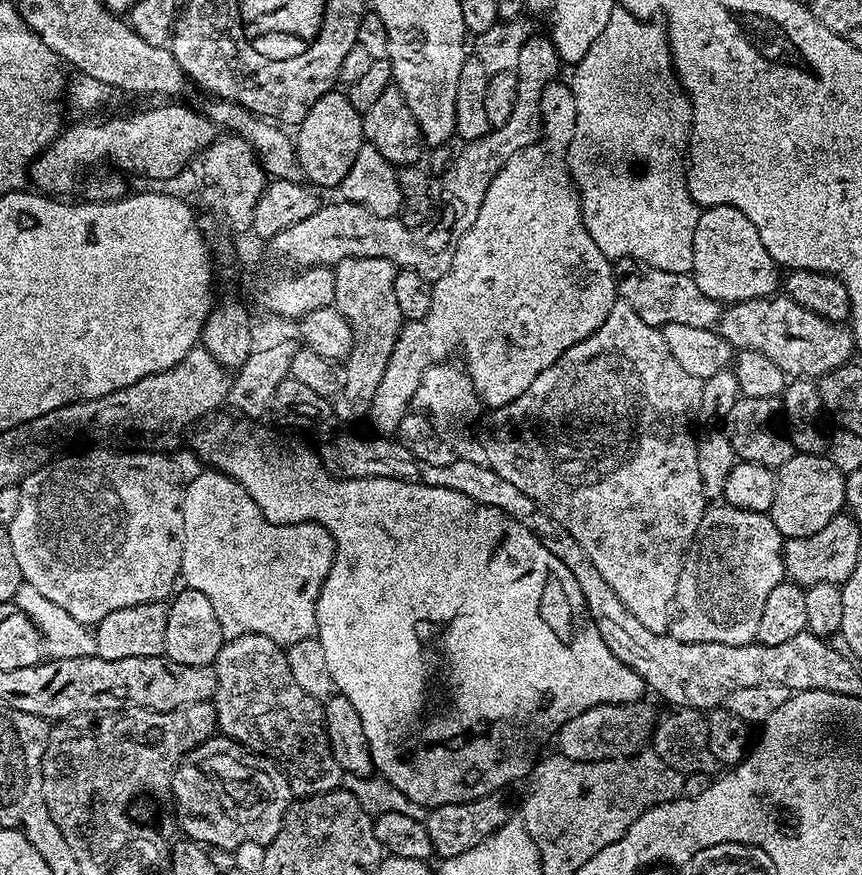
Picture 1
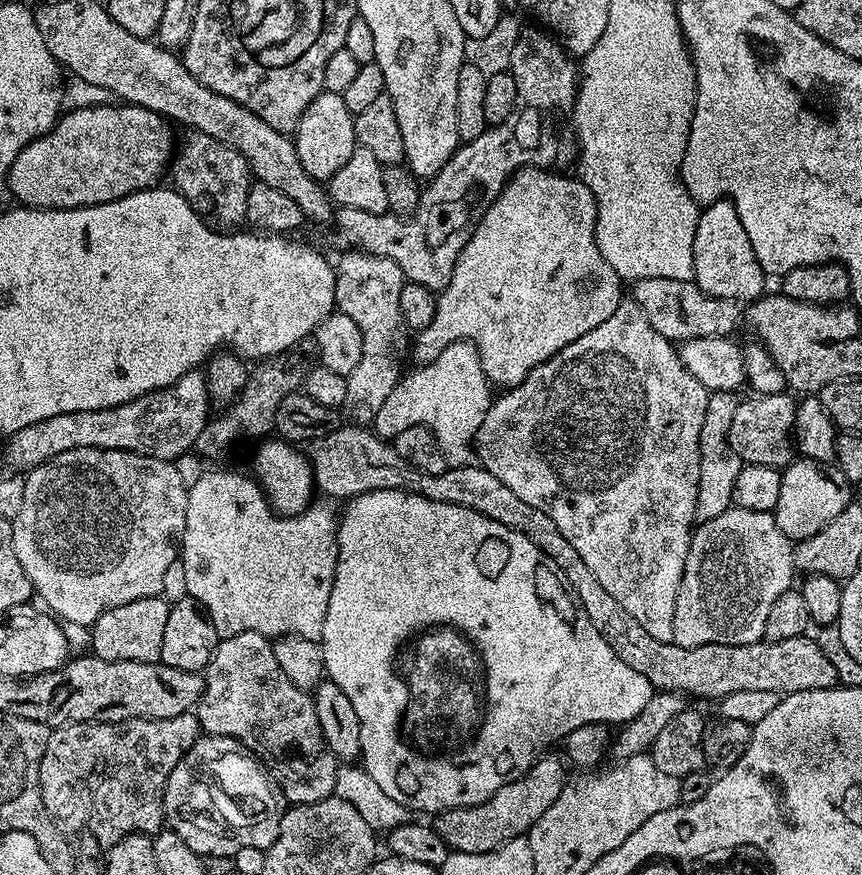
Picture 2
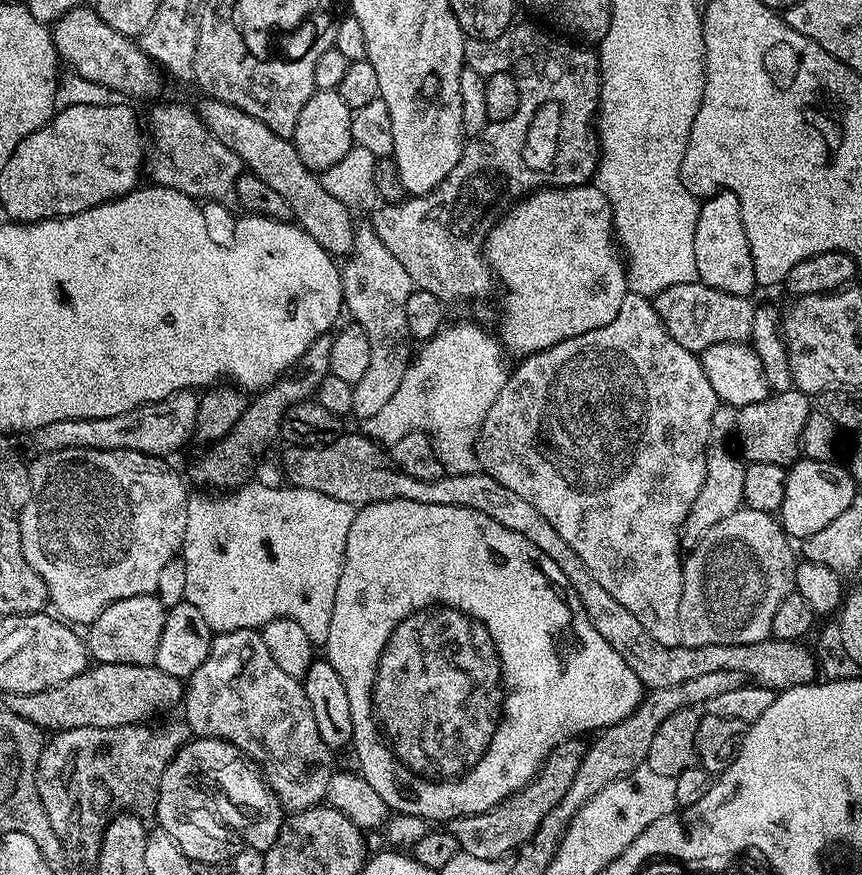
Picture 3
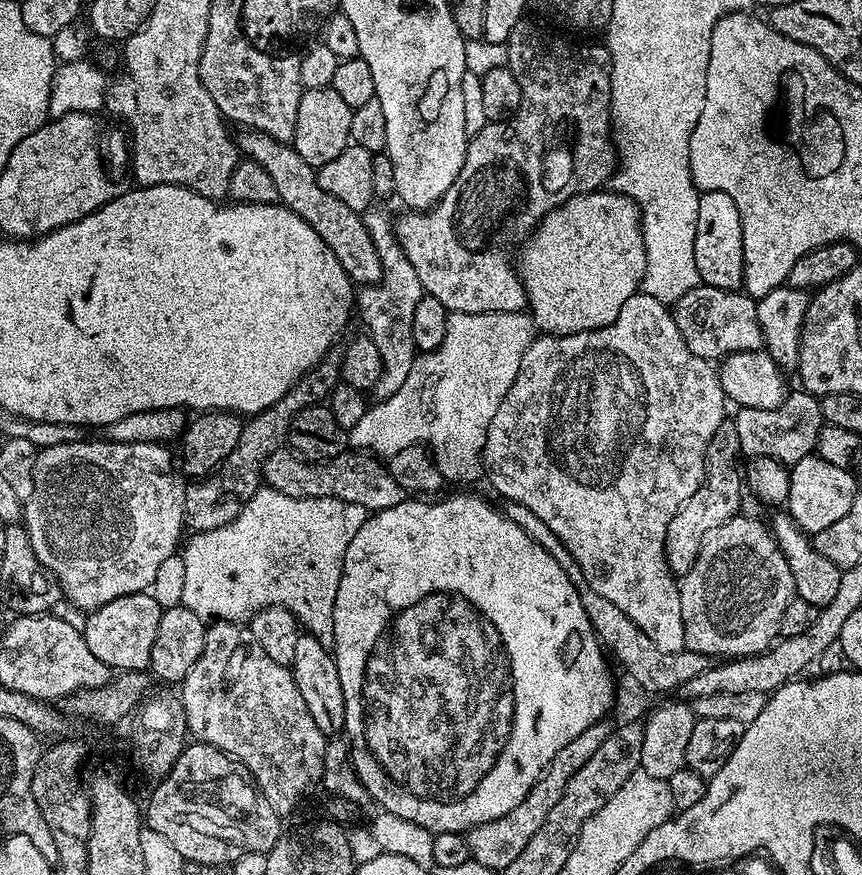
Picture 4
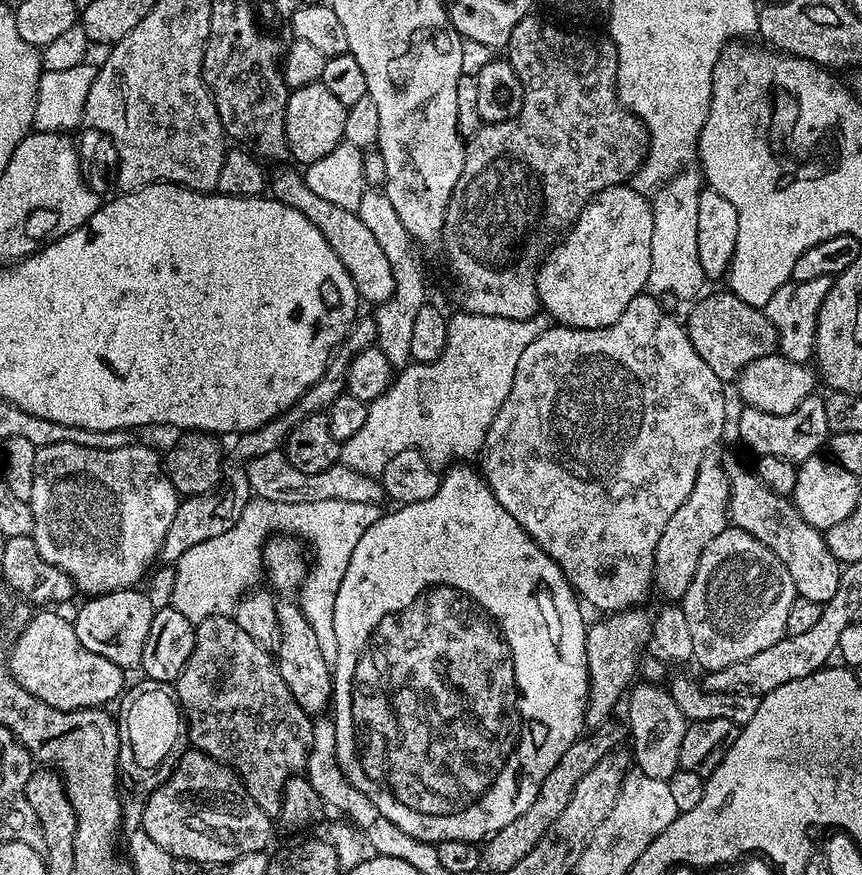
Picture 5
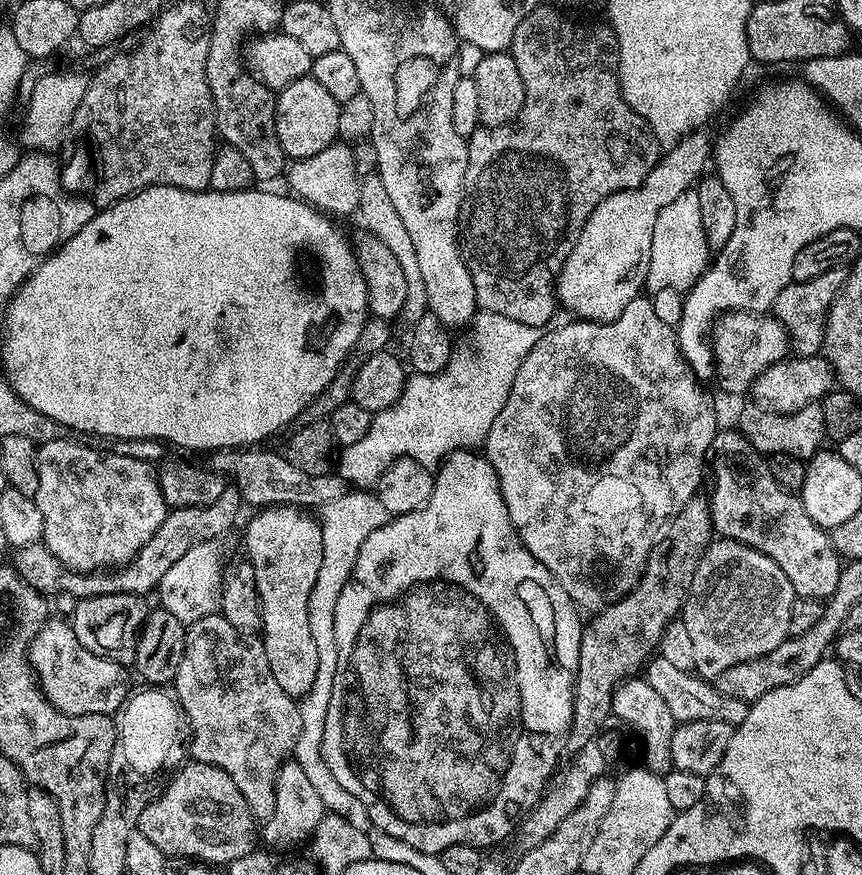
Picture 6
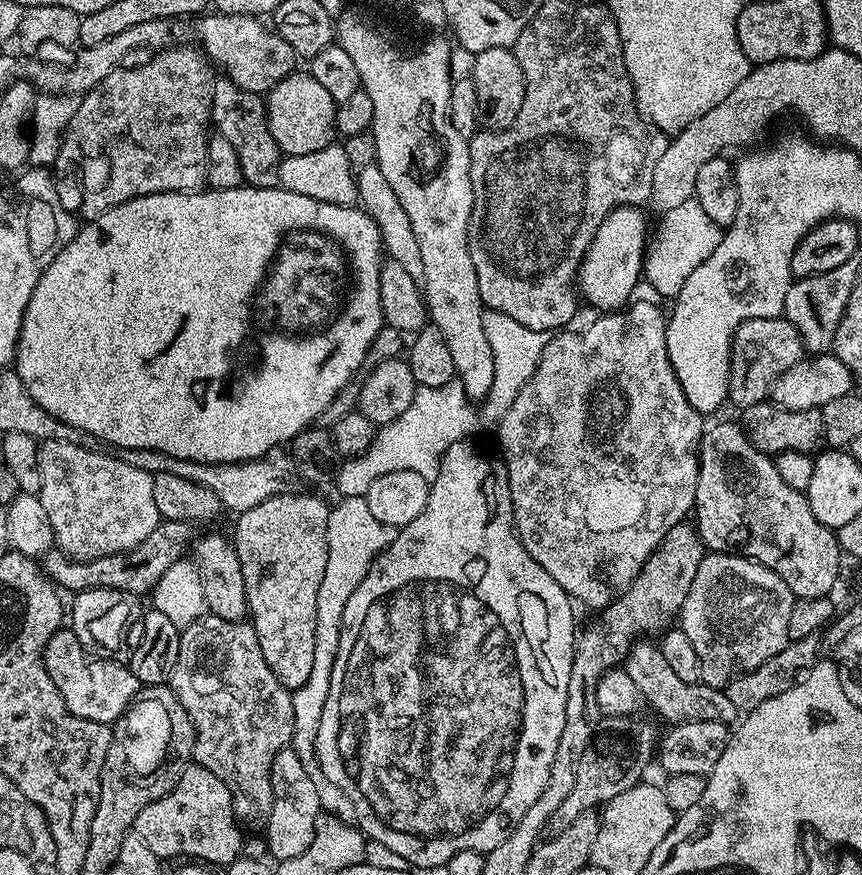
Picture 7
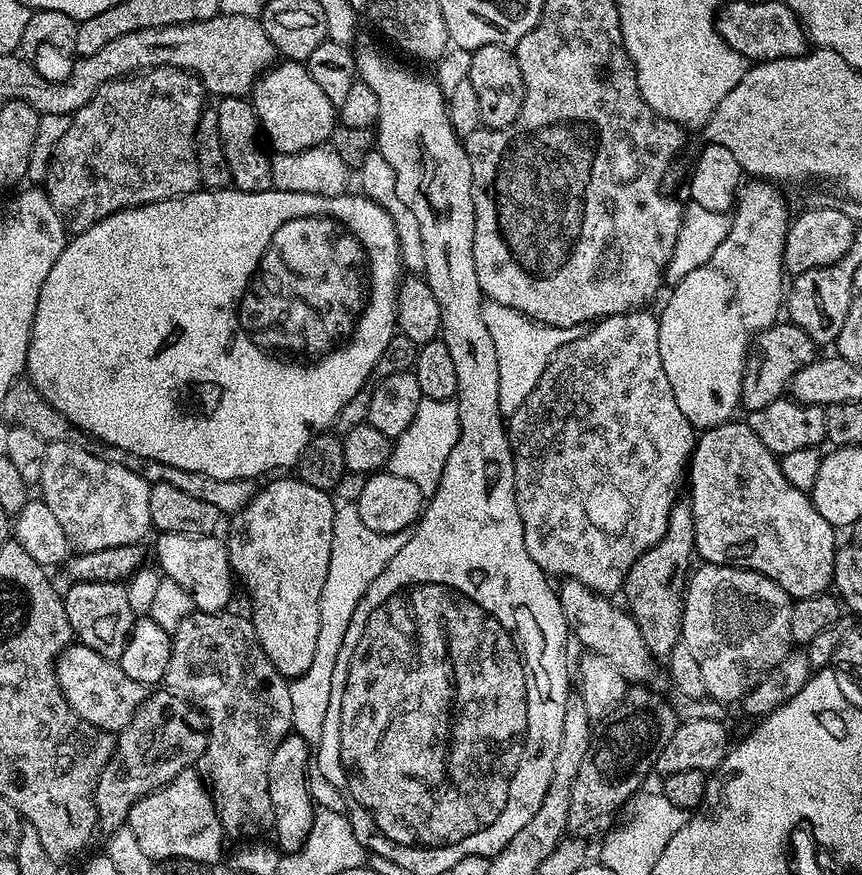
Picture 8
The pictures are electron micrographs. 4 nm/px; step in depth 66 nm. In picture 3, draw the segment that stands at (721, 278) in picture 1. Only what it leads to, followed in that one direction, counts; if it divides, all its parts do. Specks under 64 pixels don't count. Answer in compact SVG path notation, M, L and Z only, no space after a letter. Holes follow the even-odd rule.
M714 192L700 204L698 226L694 226L694 262L698 266L699 283L726 294L753 295L752 288L757 287L754 258L750 254L750 242L742 226L740 203L733 192Z

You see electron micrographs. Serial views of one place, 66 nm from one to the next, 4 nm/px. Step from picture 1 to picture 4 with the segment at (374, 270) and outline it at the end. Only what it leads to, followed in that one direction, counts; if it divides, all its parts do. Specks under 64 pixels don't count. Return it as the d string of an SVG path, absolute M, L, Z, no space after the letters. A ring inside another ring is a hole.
M369 210L363 213L364 225L370 234L370 242L378 250L378 258L384 267L384 273L380 283L375 286L364 286L359 289L360 308L358 304L358 316L364 319L367 335L372 337L374 346L378 346L378 354L382 354L382 366L384 373L382 378L373 386L371 395L377 401L390 398L394 390L402 387L406 377L410 375L410 366L416 359L416 343L414 342L414 309L418 302L426 295L422 282L418 282L418 274L414 274L414 266L410 266L410 258L402 250L402 246L396 240L393 221L387 220L377 210Z

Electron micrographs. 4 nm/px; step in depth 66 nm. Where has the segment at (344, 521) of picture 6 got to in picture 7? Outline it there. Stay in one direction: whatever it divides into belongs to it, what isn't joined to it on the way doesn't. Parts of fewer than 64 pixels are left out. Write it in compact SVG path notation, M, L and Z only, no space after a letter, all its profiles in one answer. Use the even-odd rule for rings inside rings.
M345 496L339 501L341 504L333 503L328 513L328 557L326 558L326 574L322 574L322 586L318 586L318 606L316 607L316 637L314 638L314 666L310 669L310 678L302 687L292 692L292 705L294 706L294 730L292 731L292 743L290 747L297 752L299 761L302 762L303 769L306 770L307 777L314 782L315 792L318 794L318 802L321 809L327 815L338 818L347 824L356 824L356 811L354 802L326 774L322 774L322 766L316 757L316 743L318 742L318 726L322 722L322 710L326 710L326 697L330 694L330 674L334 670L334 658L338 654L338 642L342 638L342 614L346 610L346 602L350 602L350 594L358 590L358 582L366 578L370 566L375 562L376 555L390 542L394 542L397 529L387 528L374 514L370 514L370 506L362 496Z

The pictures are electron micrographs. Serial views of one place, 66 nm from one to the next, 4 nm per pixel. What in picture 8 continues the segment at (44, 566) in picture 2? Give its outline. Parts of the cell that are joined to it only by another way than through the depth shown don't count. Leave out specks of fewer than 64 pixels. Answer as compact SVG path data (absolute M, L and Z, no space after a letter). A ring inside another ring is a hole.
M63 440L46 443L46 458L42 458L42 478L38 485L42 497L51 513L58 518L59 525L65 530L69 545L76 552L110 550L127 544L139 544L143 536L150 532L150 485L139 472L126 470L114 462L102 462L87 447L79 448L79 443Z

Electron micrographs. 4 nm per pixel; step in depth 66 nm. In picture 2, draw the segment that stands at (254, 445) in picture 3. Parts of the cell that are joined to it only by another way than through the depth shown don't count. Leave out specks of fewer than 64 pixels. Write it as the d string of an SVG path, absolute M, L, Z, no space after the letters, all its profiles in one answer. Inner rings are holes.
M300 350L285 352L278 356L273 356L267 362L261 363L260 368L251 373L246 382L246 386L241 390L233 404L228 405L219 413L217 418L209 419L208 425L198 434L195 451L201 452L208 460L216 460L219 456L224 456L232 448L235 440L240 440L243 436L260 436L264 438L275 429L278 406L284 396L297 391L304 383L305 365L300 365L304 356Z

